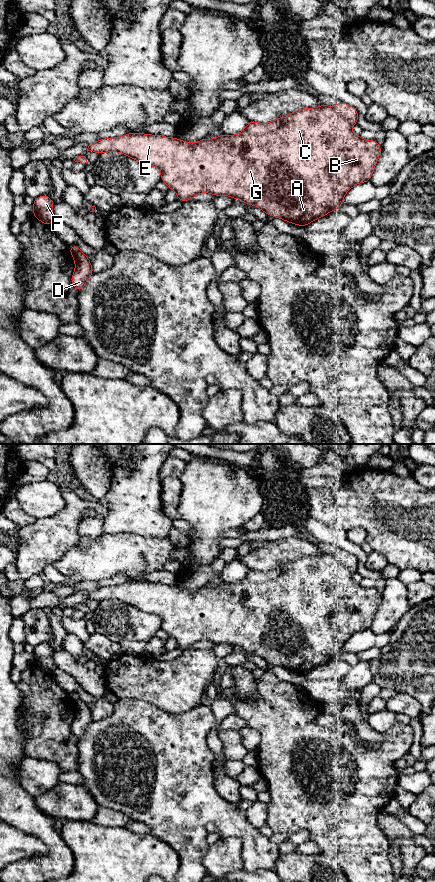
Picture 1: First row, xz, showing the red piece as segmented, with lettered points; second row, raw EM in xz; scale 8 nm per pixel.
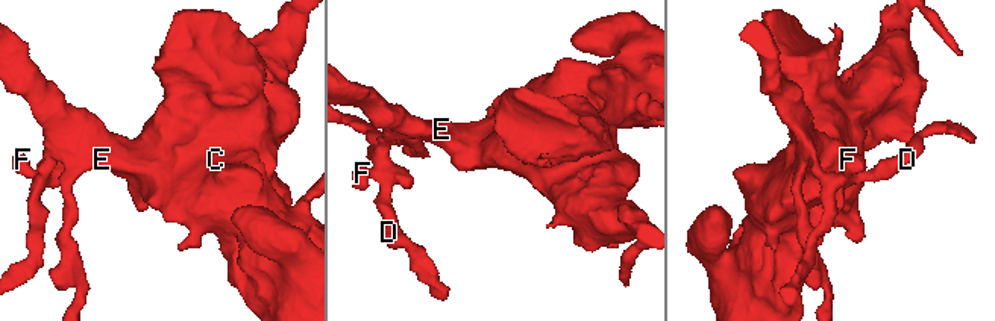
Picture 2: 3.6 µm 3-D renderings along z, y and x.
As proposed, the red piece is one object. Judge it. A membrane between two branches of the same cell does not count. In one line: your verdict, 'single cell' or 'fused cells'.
single cell

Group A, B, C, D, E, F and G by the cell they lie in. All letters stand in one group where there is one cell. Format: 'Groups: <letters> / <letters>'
Groups: A B C D E F G

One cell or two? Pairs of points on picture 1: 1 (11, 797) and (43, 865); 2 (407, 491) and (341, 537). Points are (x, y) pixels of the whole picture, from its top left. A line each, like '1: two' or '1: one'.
1: one
2: two

